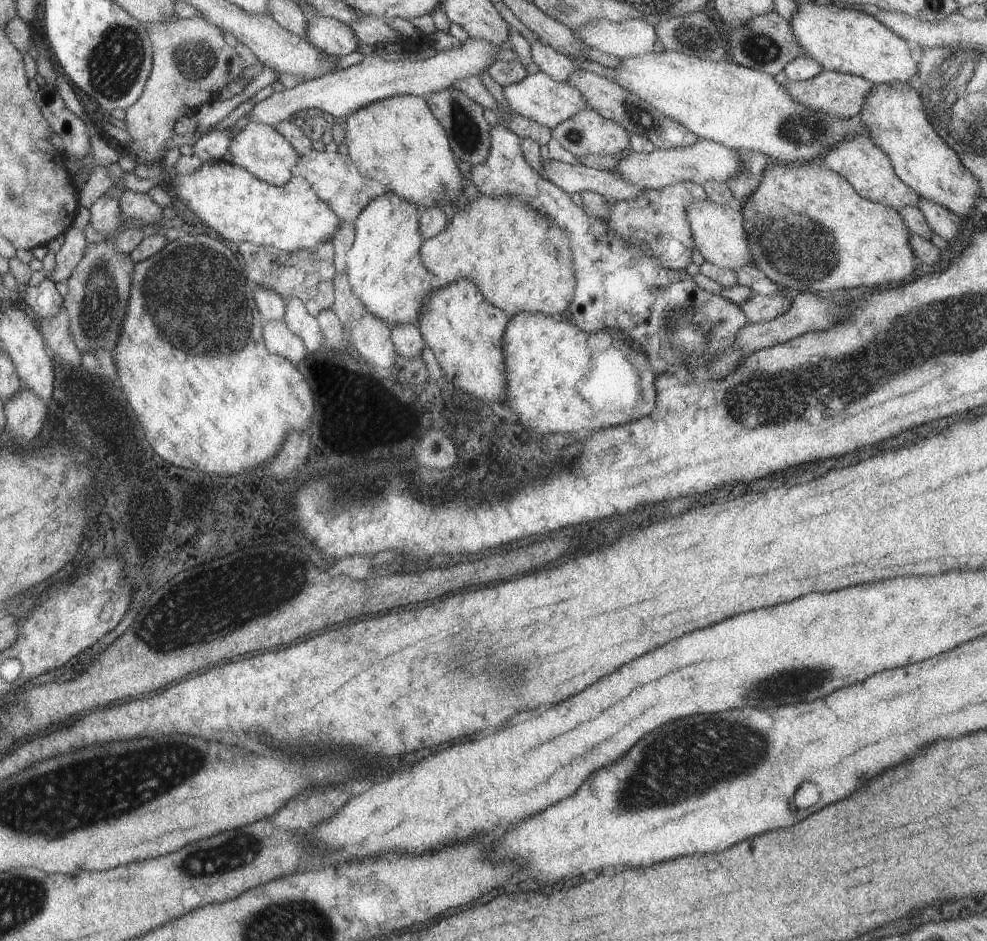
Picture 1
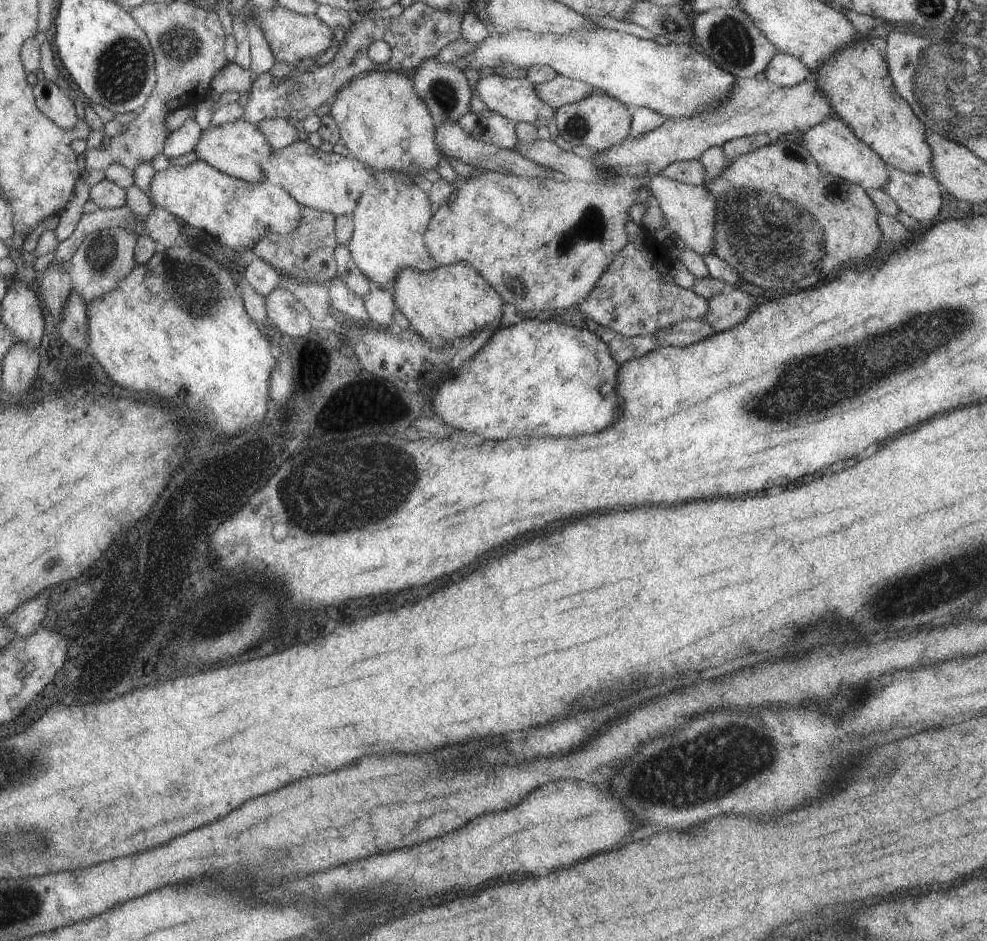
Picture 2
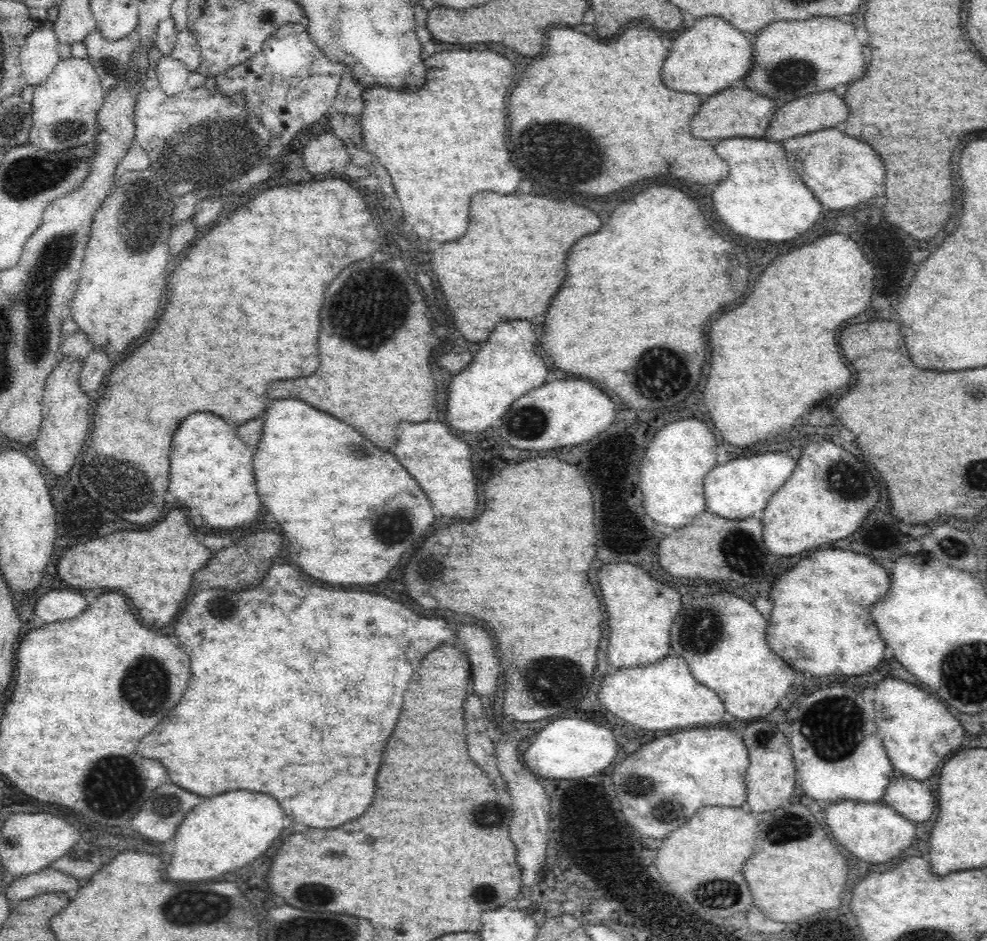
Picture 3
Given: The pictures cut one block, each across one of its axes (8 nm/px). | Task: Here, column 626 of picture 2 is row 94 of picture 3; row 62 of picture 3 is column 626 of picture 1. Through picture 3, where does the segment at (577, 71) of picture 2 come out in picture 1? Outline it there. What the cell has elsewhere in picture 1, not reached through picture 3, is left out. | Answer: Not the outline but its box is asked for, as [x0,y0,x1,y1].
[613,52,869,162]

